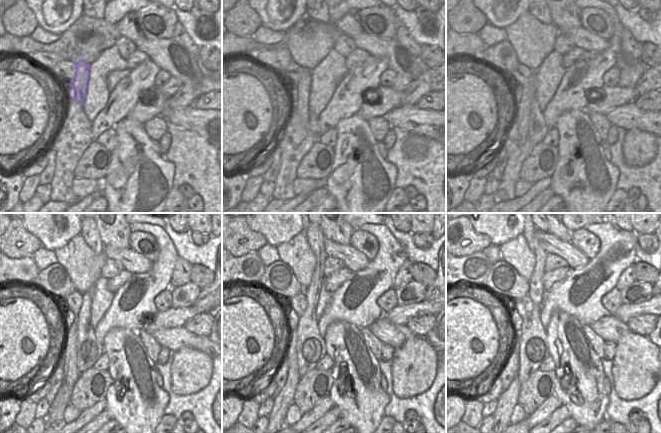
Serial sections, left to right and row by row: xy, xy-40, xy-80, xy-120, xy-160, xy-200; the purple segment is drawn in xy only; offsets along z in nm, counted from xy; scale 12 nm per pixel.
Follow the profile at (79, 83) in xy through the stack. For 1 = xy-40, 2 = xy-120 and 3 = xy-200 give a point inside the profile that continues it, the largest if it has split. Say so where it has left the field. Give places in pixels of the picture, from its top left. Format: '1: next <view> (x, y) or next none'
1: next xy-40 (302, 101)
2: next xy-120 (71, 373)
3: next xy-200 (508, 399)

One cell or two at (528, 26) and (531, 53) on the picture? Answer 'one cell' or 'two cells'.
one cell

